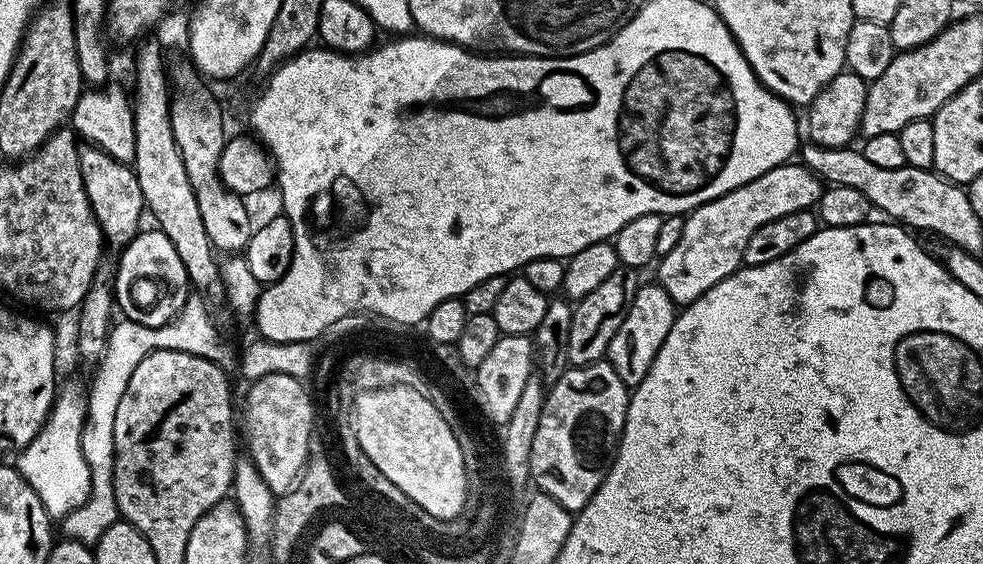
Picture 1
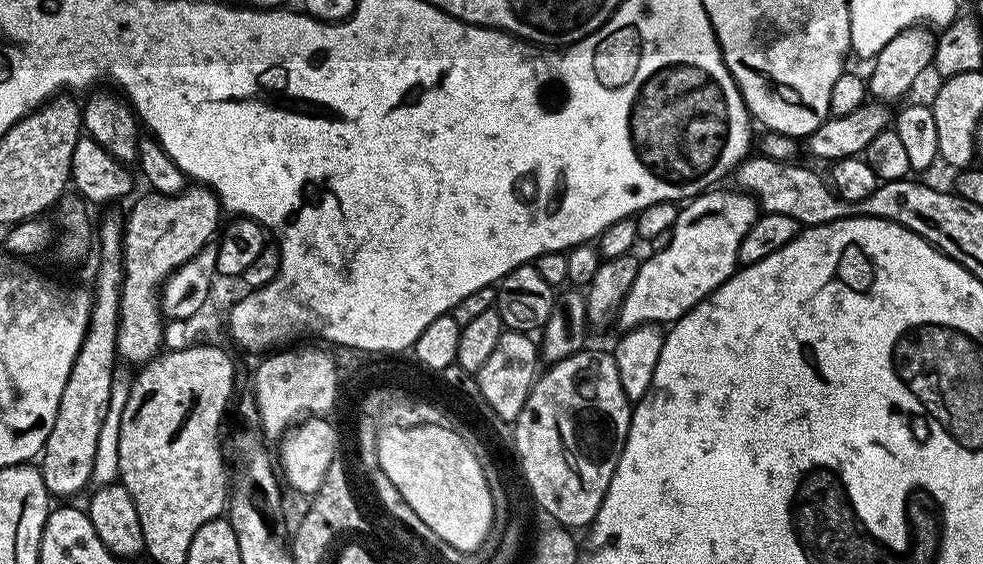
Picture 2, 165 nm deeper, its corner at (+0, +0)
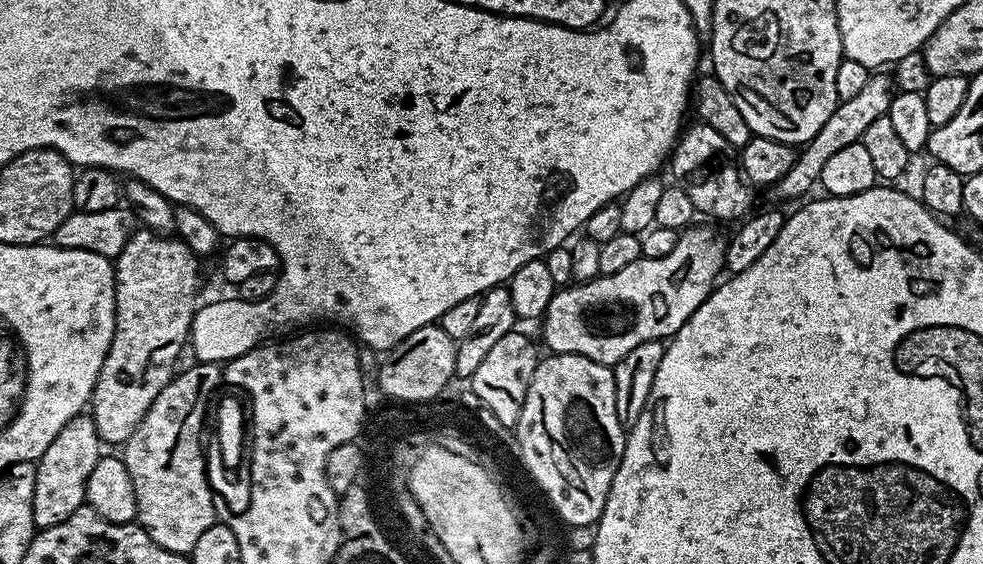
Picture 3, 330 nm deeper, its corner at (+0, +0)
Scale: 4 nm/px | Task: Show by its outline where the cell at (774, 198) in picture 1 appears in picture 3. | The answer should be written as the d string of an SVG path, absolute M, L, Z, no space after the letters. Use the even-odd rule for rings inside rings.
M708 222L689 226L679 233L677 244L664 257L643 257L622 266L614 274L595 276L584 284L573 283L564 286L553 296L550 306L544 311L544 344L552 354L573 352L590 358L599 364L615 366L619 364L634 346L642 342L664 340L676 335L676 331L698 310L698 306L717 283L716 275L724 268L726 236Z

